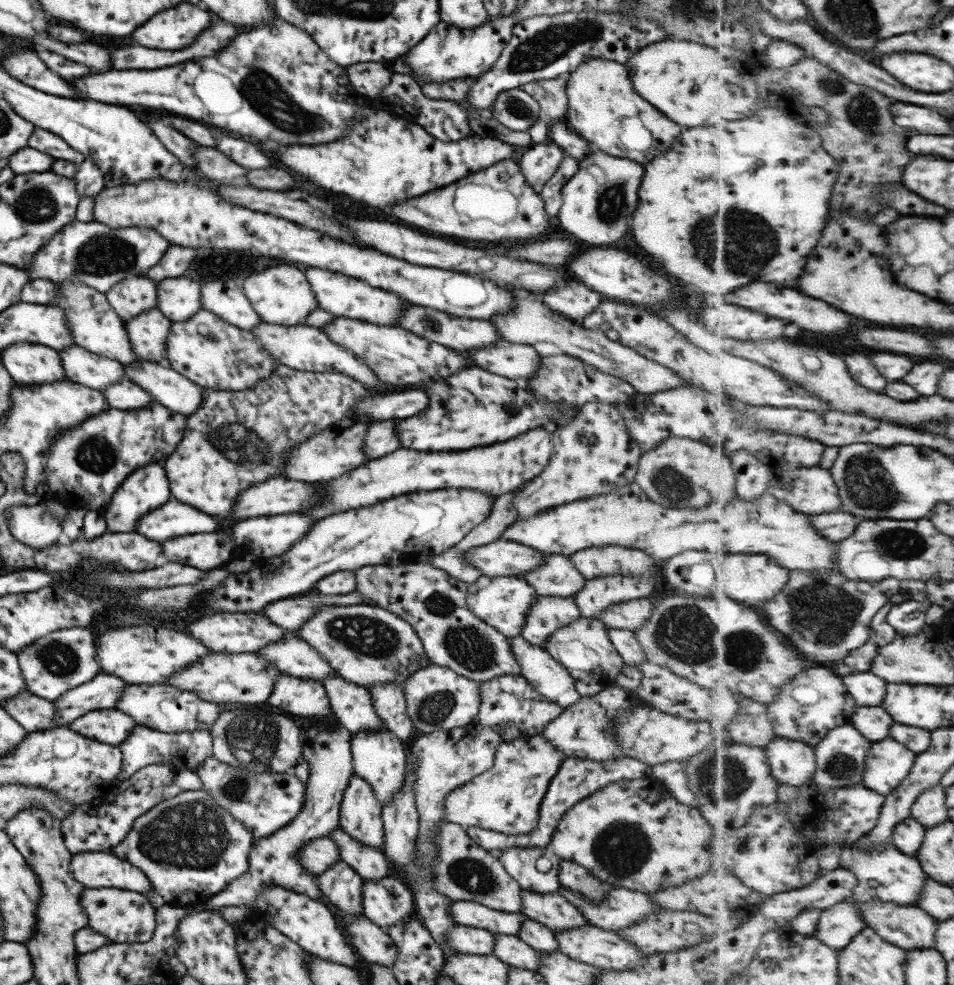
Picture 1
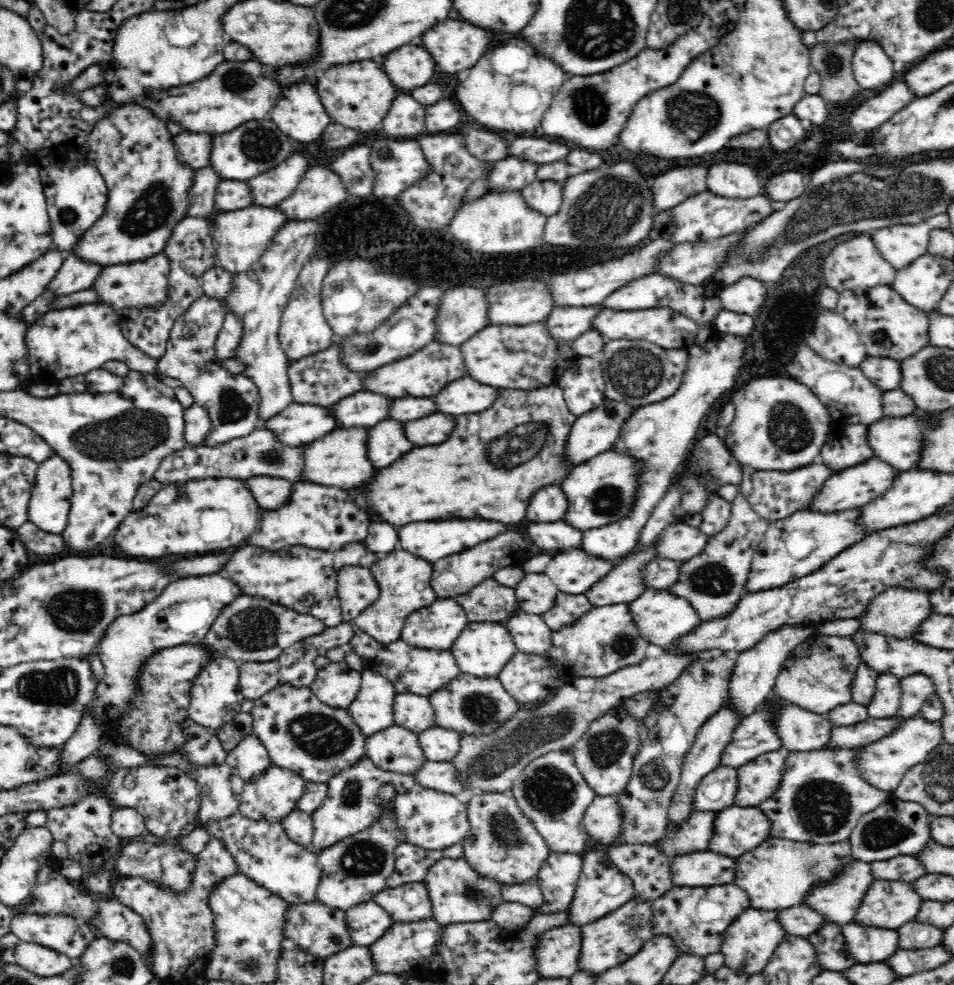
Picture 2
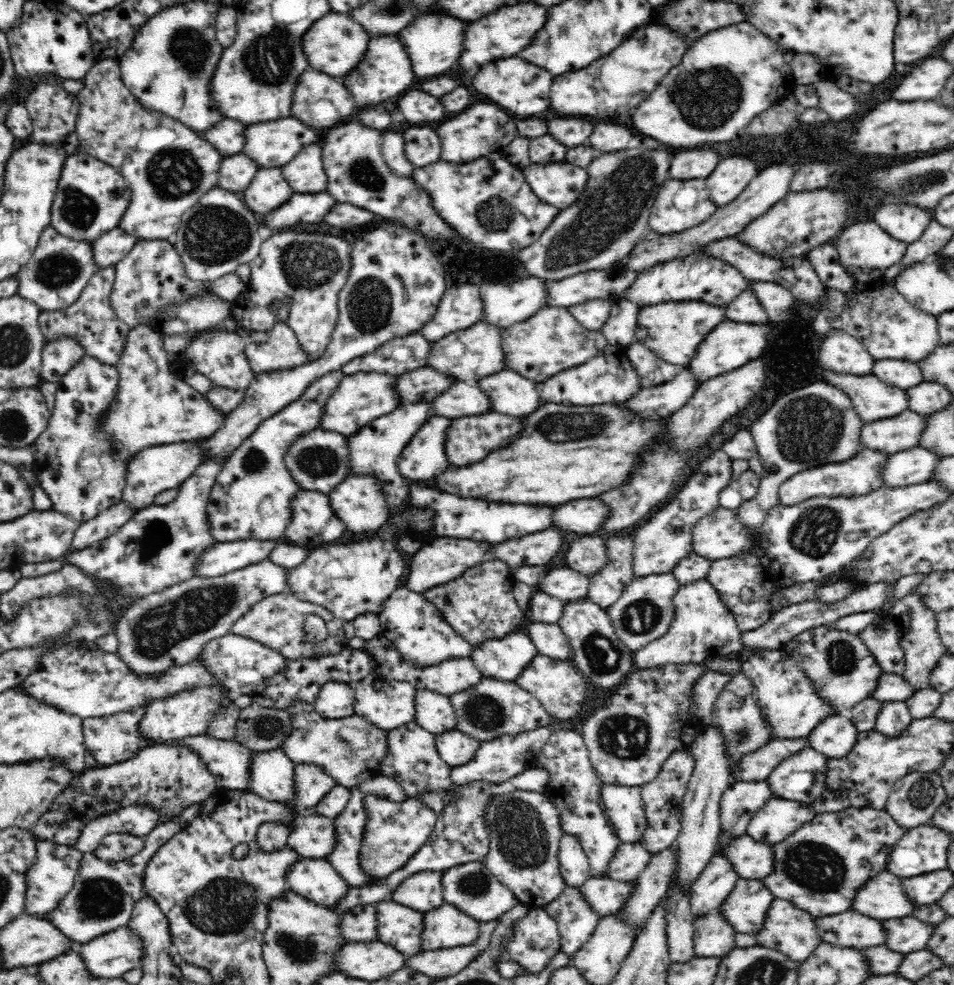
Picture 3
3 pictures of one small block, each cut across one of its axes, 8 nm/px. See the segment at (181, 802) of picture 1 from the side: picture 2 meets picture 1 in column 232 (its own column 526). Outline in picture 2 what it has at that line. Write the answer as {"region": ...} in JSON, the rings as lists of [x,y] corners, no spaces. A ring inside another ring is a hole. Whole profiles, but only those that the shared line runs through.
{"region":[[[478,793],[467,804],[471,830],[461,843],[468,864],[480,876],[501,883],[502,886],[522,884],[538,874],[540,864],[546,861],[550,851],[532,821],[518,805],[510,793]]]}

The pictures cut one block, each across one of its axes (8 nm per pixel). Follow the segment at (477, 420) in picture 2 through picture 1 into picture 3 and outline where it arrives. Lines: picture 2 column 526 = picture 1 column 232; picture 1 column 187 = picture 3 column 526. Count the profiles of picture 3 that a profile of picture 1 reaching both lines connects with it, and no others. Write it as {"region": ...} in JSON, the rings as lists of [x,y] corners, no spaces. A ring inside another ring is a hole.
{"region":[[[542,401],[530,414],[527,414],[521,420],[521,429],[517,432],[518,436],[512,438],[512,442],[488,452],[486,458],[474,462],[474,464],[468,464],[468,466],[448,466],[442,474],[432,478],[434,486],[442,492],[448,492],[448,494],[454,494],[454,496],[460,496],[460,498],[482,498],[482,500],[488,500],[488,502],[504,502],[504,504],[532,504],[532,506],[554,506],[554,504],[564,504],[564,502],[570,502],[570,500],[576,500],[576,498],[592,498],[604,490],[608,490],[610,487],[619,485],[628,475],[630,469],[633,467],[635,460],[639,457],[639,450],[646,444],[651,443],[657,434],[663,427],[663,420],[644,420],[638,418],[623,410],[618,404],[598,404],[592,406],[576,406],[556,404],[553,402]]]}

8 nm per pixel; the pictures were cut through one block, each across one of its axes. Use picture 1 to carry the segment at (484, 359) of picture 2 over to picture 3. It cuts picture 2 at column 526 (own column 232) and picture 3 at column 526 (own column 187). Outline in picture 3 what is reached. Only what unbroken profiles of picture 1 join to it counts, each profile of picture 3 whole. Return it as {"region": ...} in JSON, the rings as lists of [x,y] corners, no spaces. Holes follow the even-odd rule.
{"region":[[[547,306],[534,316],[503,329],[500,346],[506,369],[532,383],[544,383],[560,372],[584,364],[602,352],[607,340],[600,330],[584,328],[566,308]]]}

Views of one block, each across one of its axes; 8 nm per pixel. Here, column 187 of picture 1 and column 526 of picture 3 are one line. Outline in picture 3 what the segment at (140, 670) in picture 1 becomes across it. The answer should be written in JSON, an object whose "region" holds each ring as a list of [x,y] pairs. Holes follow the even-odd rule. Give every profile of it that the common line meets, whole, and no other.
{"region":[[[516,630],[473,645],[469,657],[484,677],[515,681],[537,654],[530,637]]]}

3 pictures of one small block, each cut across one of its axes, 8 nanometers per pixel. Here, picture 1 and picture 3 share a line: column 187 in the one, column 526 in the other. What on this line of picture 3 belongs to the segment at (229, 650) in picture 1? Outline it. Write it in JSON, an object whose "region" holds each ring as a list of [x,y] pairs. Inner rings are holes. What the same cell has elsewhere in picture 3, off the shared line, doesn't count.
{"region":[[[532,621],[526,626],[525,633],[530,637],[532,644],[541,655],[553,659],[568,659],[571,646],[558,623],[550,624]]]}

